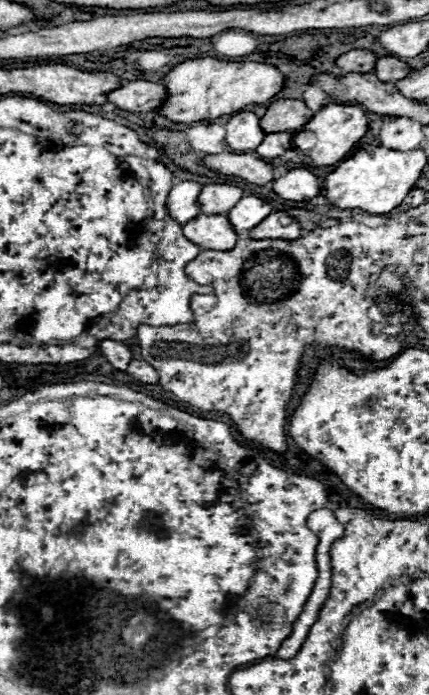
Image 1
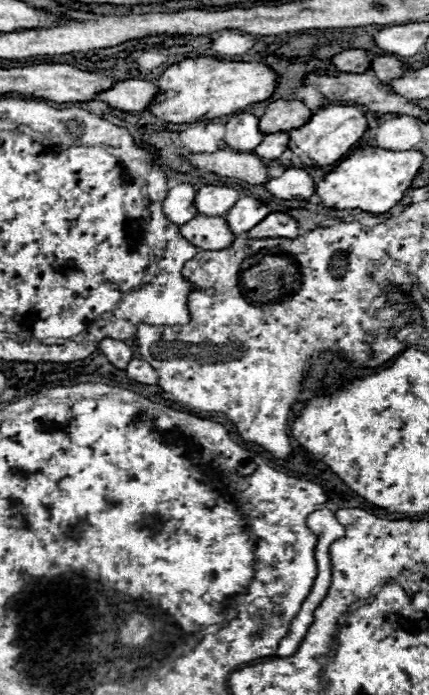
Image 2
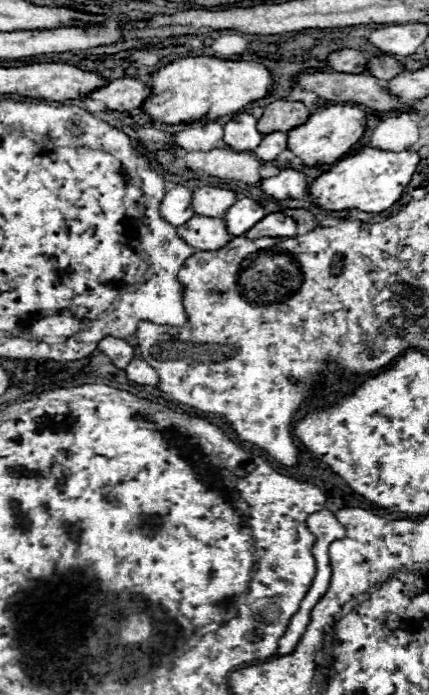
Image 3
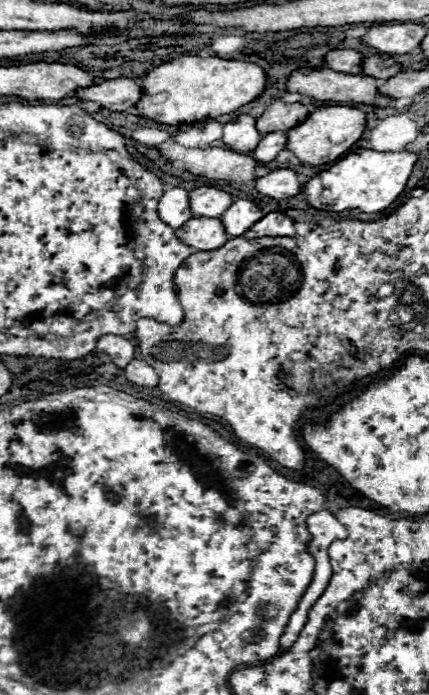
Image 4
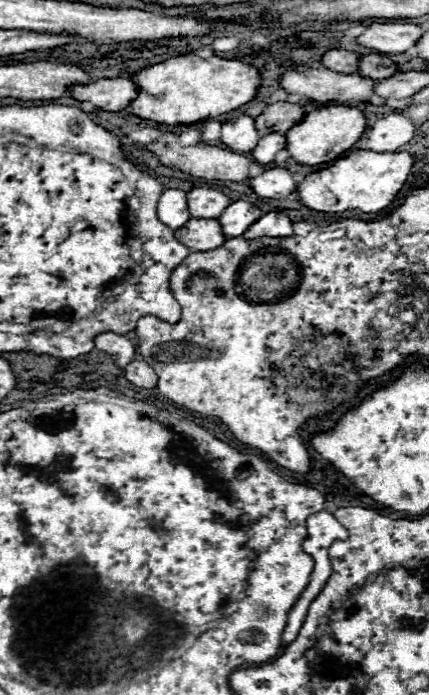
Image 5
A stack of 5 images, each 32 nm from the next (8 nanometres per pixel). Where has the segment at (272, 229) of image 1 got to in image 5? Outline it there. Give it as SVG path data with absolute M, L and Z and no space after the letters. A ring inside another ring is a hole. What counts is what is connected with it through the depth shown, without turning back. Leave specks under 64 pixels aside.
M268 212L262 218L258 218L258 222L254 222L254 226L250 226L250 230L246 230L246 234L242 234L242 238L252 240L252 238L262 238L262 236L292 236L292 222L288 216L284 216L282 212Z

